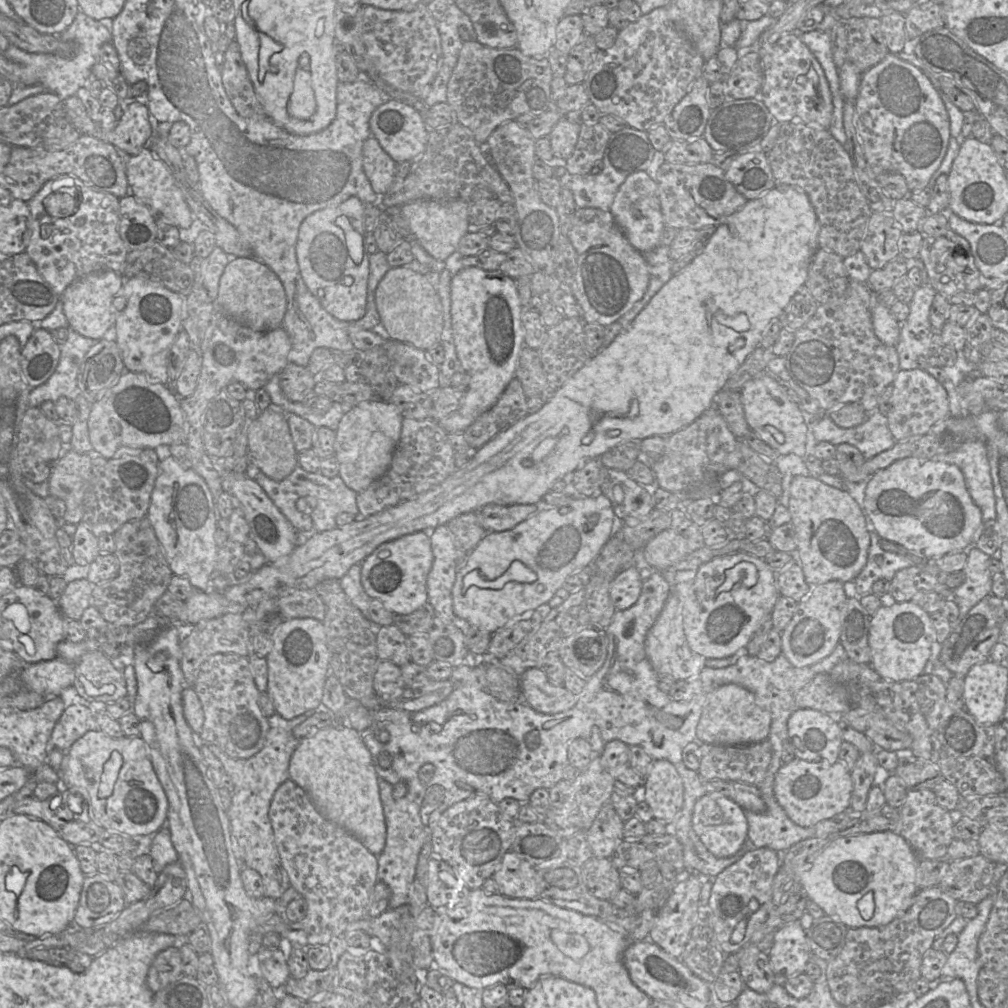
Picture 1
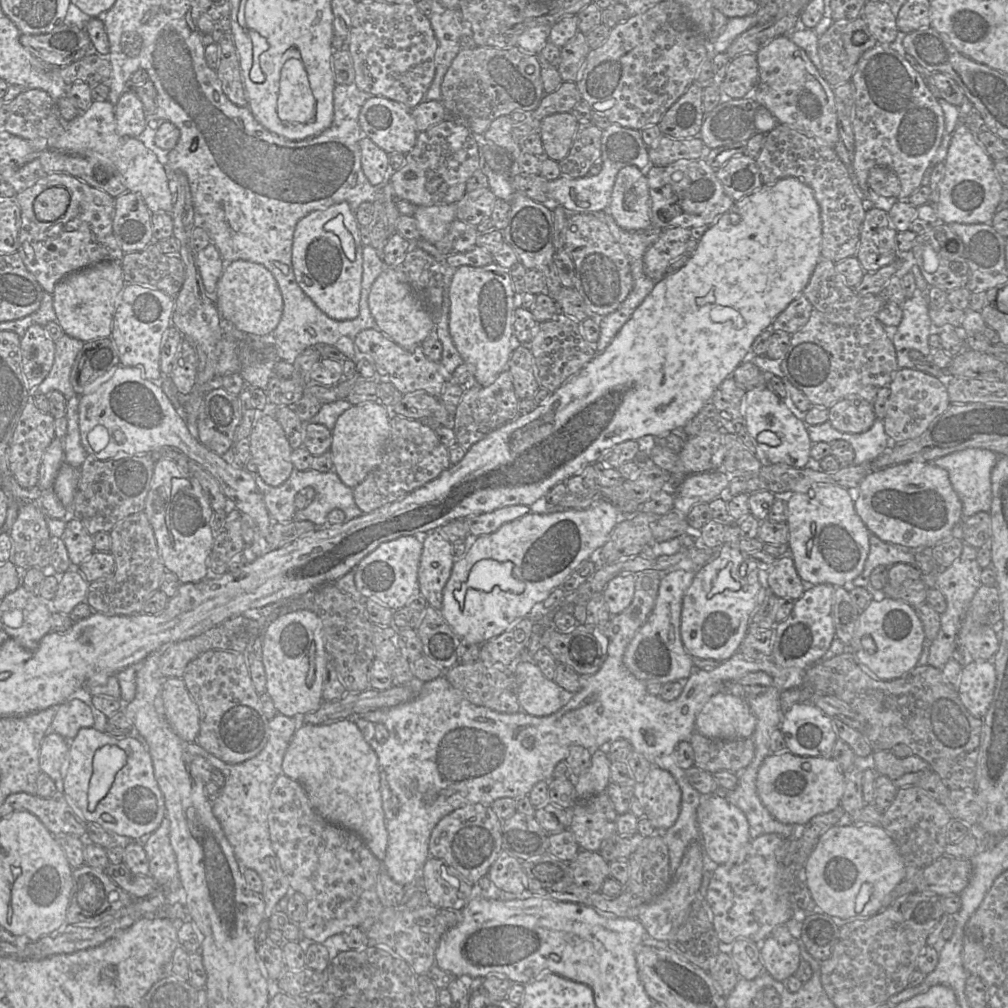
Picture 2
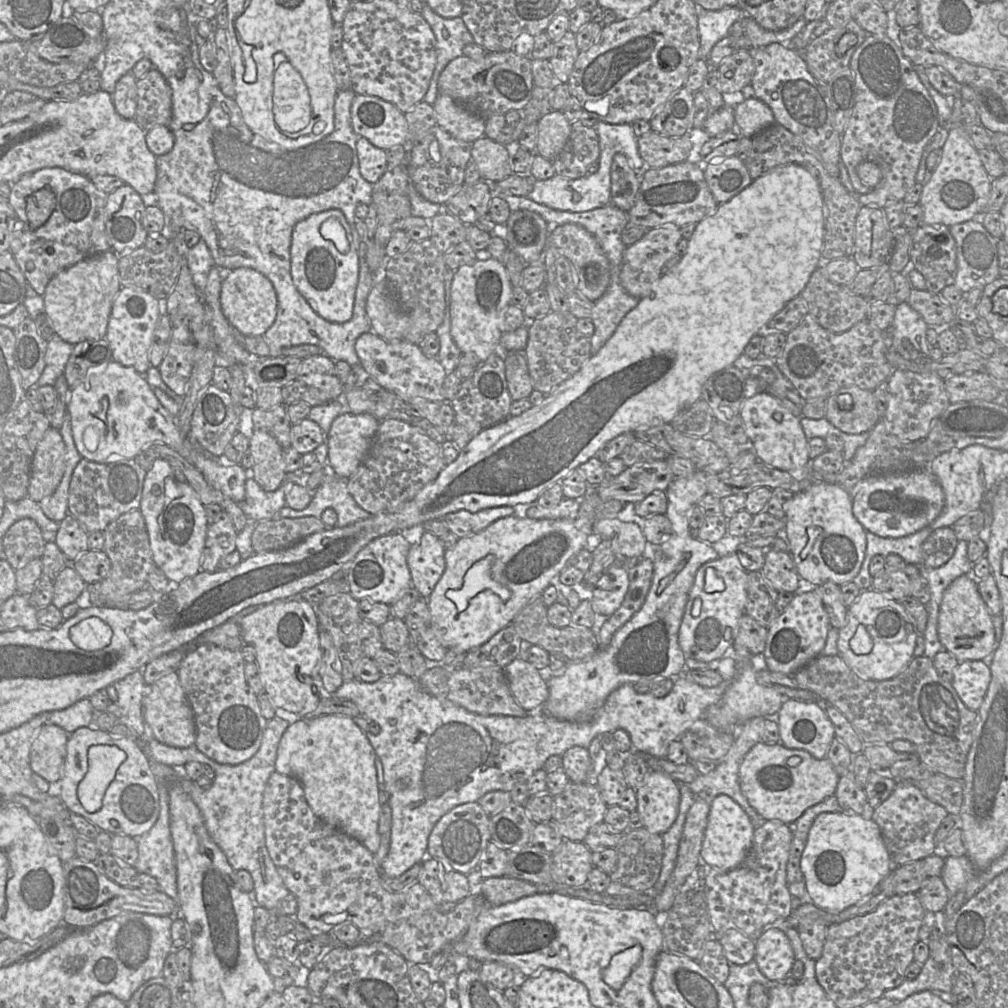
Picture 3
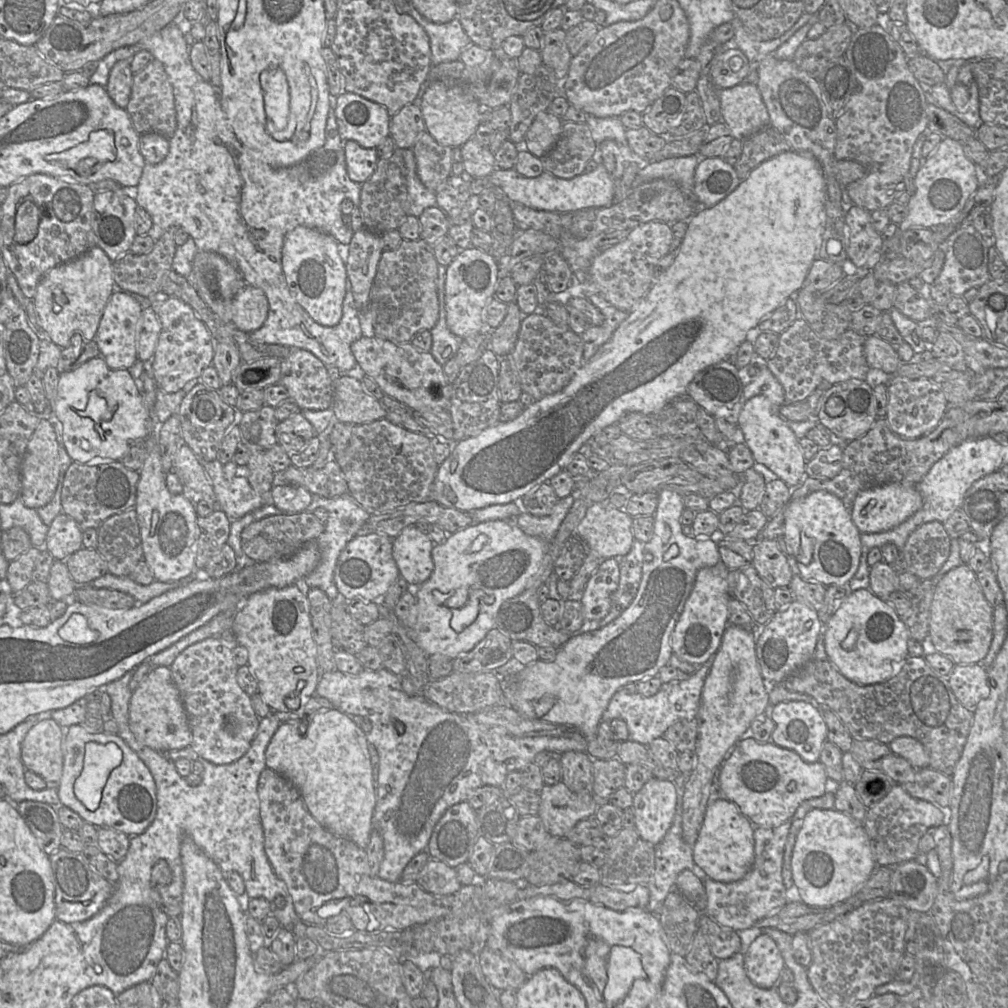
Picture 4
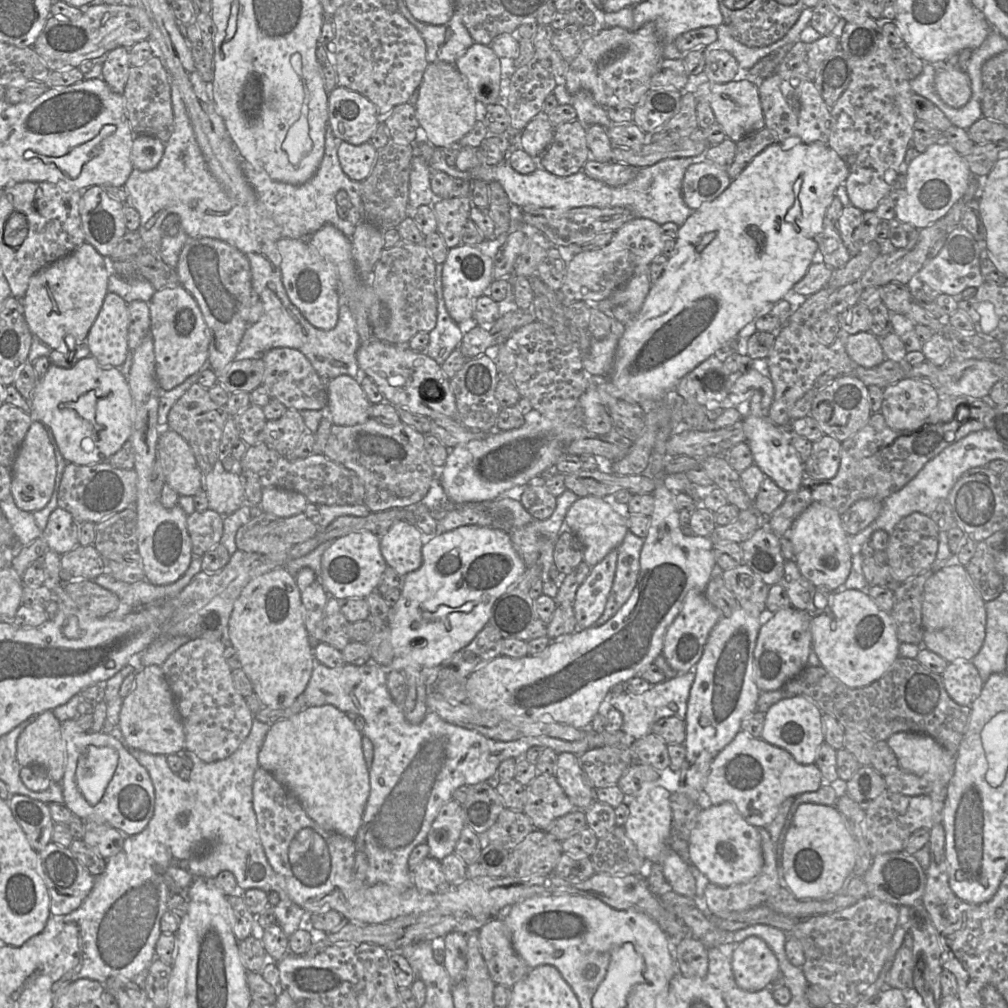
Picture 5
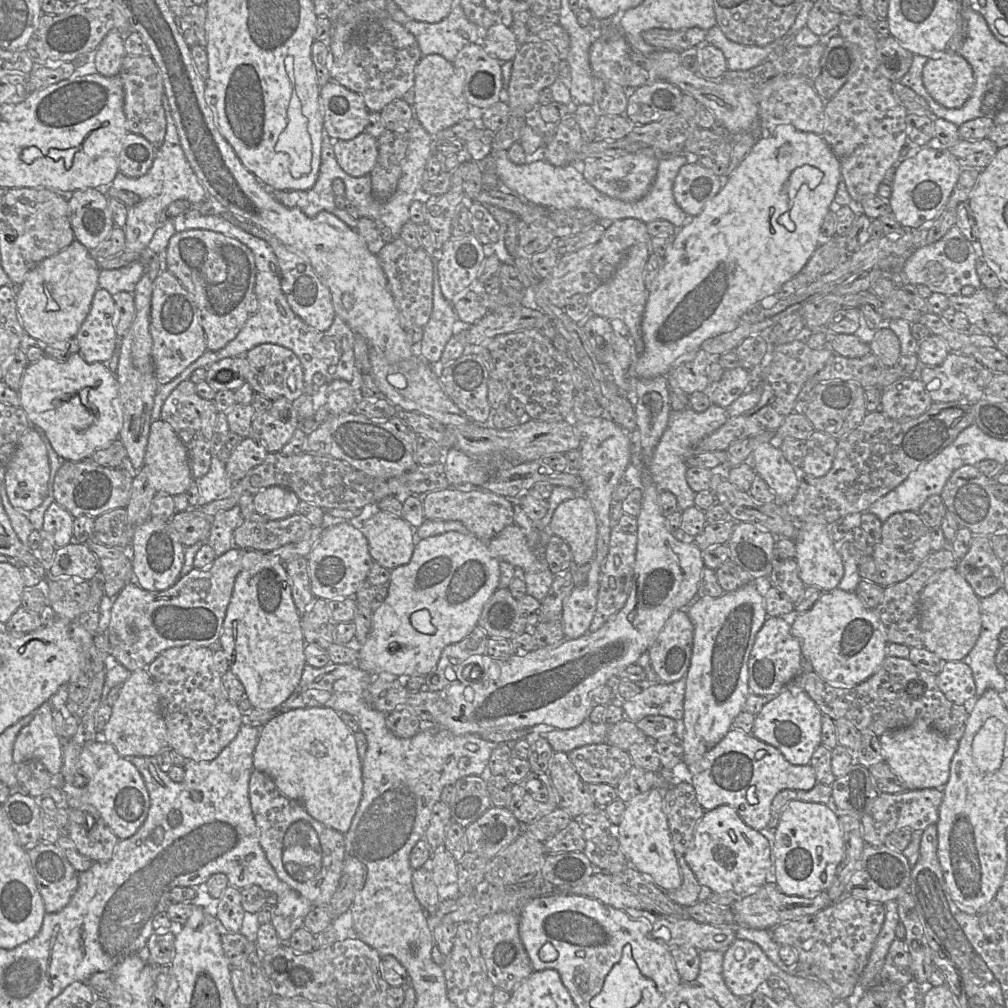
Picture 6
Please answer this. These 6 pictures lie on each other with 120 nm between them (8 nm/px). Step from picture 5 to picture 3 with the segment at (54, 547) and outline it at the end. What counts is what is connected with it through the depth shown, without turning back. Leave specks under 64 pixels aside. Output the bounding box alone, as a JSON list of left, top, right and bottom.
[55,513,89,563]

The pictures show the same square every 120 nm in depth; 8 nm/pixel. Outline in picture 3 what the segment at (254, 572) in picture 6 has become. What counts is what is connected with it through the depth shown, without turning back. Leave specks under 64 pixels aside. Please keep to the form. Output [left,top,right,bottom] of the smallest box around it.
[236,597,332,718]

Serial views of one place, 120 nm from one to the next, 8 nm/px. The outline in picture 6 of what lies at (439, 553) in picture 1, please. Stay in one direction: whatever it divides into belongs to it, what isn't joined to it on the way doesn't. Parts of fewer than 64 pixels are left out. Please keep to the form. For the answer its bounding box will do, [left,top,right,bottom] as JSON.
[362,511,415,570]

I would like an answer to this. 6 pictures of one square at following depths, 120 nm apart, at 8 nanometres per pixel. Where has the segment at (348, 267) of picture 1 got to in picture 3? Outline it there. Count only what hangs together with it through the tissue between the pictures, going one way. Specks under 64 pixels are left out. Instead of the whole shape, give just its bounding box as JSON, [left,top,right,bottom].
[291,209,359,323]

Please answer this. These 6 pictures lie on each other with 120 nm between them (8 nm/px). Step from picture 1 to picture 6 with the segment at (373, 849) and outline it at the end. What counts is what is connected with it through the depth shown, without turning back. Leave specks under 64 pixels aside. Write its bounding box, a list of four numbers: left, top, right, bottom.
[253,707,362,835]

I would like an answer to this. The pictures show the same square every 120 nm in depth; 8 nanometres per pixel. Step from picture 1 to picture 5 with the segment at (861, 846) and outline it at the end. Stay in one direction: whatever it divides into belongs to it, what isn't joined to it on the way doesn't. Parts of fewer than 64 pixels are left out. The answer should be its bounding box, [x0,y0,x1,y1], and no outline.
[783,802,857,899]

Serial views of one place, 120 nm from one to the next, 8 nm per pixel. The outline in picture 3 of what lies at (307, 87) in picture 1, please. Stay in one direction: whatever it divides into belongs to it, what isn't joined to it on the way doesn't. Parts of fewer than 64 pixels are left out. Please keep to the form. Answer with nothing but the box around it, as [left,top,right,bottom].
[272,60,311,133]

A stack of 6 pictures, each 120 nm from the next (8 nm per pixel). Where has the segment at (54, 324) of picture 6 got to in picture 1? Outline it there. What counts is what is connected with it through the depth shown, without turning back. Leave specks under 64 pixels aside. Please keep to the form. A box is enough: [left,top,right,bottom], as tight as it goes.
[60,270,125,340]

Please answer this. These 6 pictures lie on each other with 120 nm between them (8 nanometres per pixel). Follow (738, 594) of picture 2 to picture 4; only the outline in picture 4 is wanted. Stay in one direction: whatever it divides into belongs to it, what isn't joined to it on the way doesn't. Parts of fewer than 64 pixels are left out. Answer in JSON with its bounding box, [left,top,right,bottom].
[670,561,731,666]

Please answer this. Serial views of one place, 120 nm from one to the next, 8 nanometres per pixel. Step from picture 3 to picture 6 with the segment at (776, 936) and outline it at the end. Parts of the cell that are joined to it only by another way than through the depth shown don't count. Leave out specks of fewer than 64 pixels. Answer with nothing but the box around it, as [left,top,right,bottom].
[723,939,779,997]

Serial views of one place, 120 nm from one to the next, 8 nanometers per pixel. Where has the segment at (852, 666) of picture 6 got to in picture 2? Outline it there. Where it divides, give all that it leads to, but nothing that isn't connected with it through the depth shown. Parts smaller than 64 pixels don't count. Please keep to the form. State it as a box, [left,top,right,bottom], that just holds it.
[847,597,925,681]

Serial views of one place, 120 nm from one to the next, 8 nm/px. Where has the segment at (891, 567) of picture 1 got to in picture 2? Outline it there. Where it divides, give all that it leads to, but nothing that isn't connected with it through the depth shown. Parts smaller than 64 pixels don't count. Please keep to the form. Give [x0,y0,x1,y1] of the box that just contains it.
[852,534,930,587]

